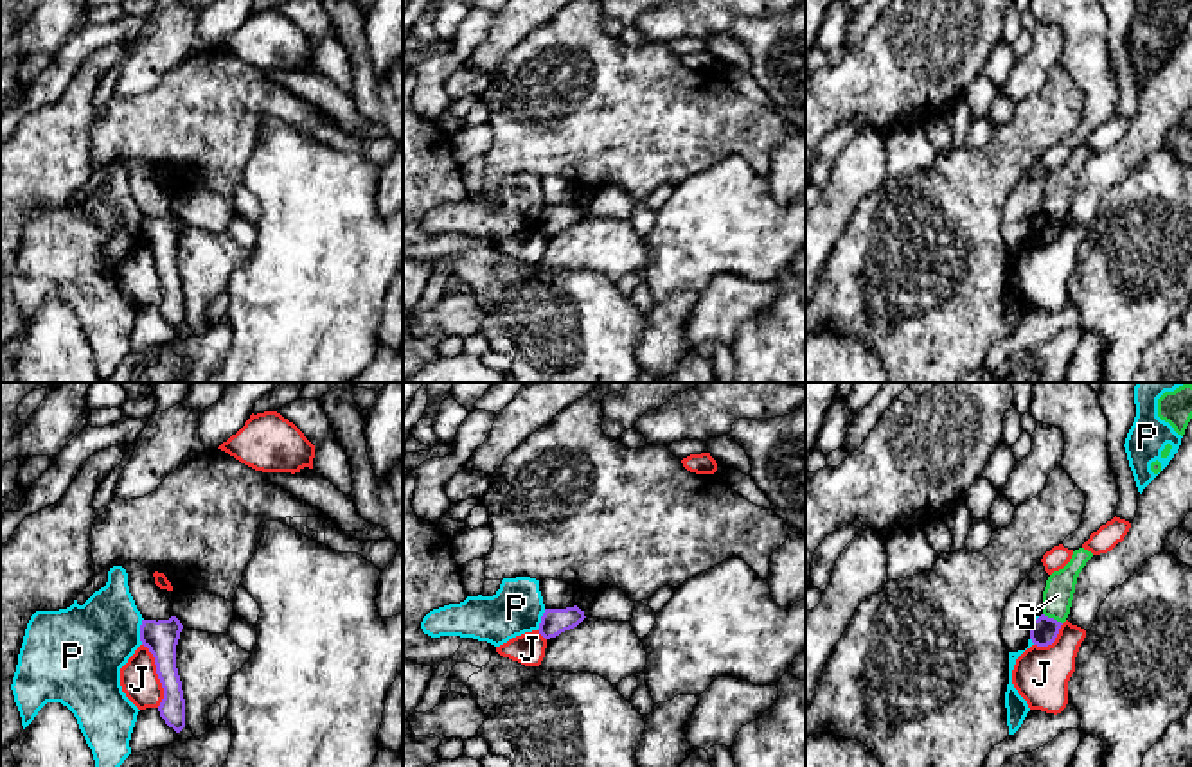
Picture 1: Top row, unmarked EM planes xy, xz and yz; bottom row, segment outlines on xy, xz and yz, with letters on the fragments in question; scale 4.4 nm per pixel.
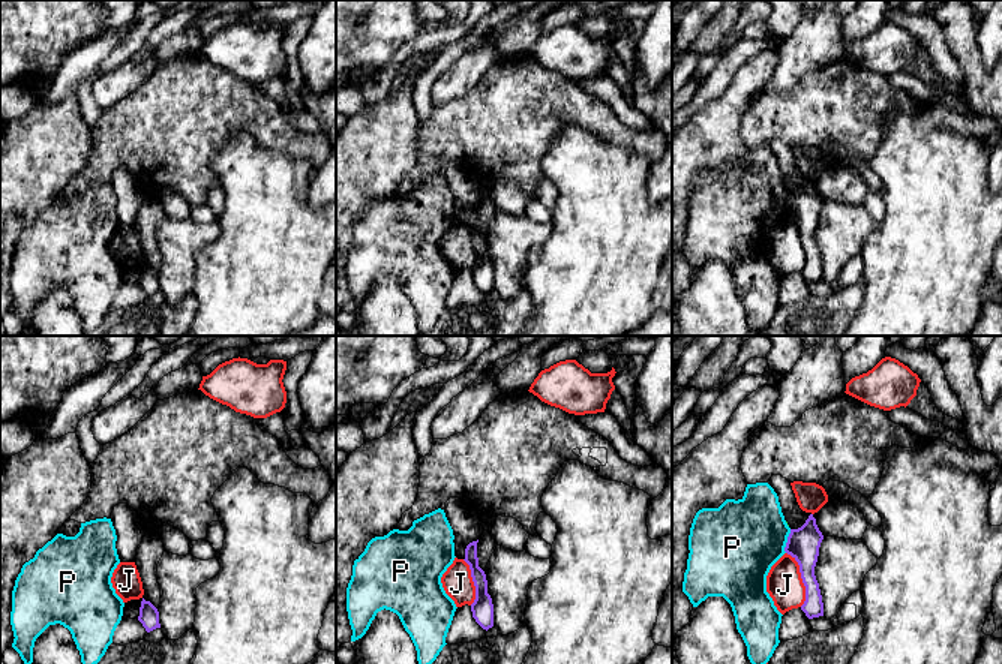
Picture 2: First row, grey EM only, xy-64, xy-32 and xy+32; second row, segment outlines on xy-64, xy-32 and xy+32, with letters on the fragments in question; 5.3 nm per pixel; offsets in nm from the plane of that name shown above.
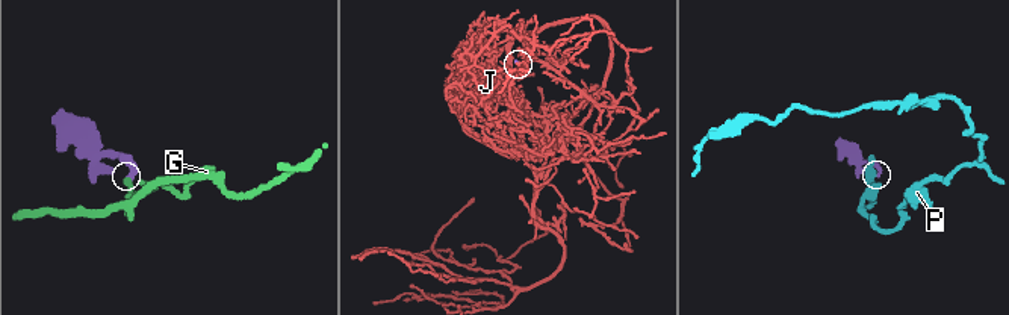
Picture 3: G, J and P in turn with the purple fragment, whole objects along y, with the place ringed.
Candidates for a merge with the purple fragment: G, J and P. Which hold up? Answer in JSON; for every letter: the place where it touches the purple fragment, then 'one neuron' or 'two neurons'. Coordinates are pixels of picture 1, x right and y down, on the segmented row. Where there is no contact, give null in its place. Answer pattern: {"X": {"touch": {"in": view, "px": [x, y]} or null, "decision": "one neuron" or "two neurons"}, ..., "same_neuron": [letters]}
{"G": {"touch": {"in": "yz", "px": [1052, 618]}, "decision": "two neurons"}, "J": {"touch": {"in": "xy", "px": [159, 676]}, "decision": "two neurons"}, "P": {"touch": {"in": "xy", "px": [141, 631]}, "decision": "two neurons"}, "same_neuron": []}

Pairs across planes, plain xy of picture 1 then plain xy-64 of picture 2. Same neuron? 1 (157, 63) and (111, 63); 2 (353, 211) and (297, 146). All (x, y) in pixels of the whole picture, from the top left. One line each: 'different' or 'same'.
1: different
2: different

